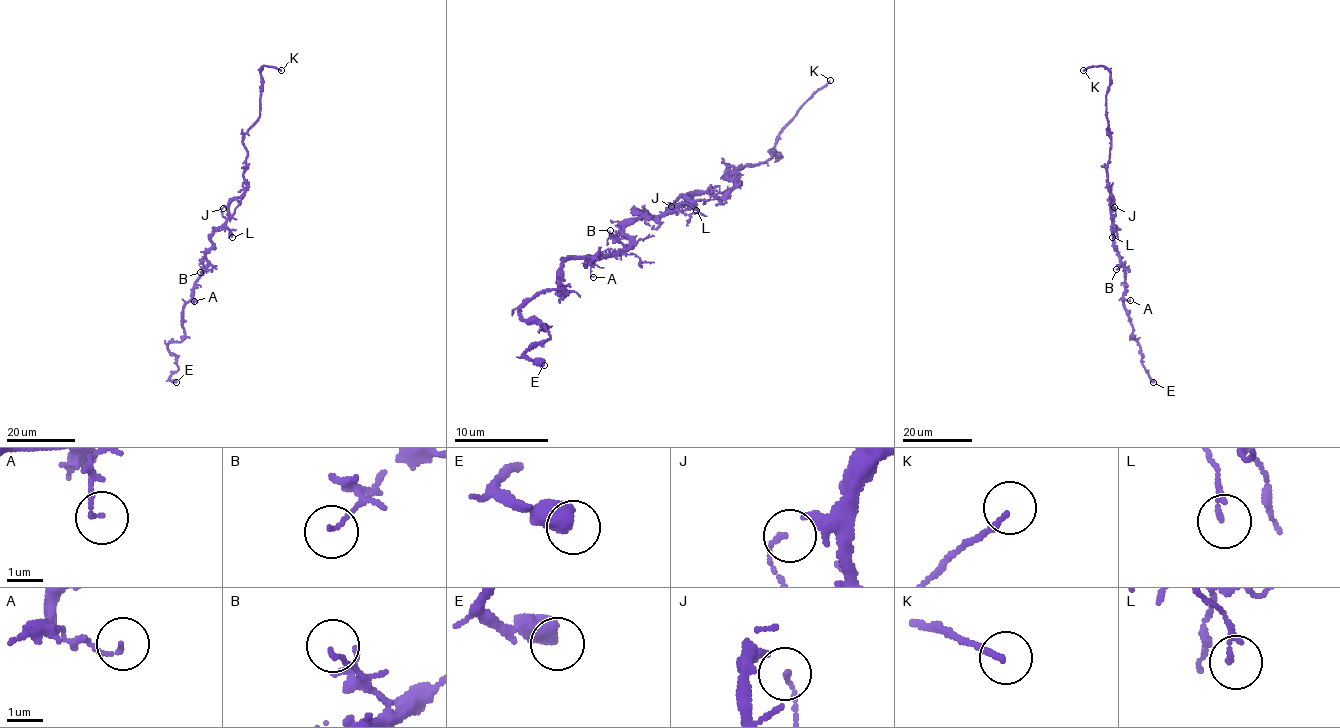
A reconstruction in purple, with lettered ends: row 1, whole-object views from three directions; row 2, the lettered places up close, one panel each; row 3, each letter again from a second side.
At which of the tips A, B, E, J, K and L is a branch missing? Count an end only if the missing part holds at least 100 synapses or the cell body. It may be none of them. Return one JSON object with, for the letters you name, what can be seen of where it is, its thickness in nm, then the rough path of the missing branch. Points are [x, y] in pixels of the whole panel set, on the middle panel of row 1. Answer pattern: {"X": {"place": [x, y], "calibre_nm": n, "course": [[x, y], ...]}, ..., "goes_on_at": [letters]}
{"K": {"place": [830, 80], "calibre_nm": 160}, "goes_on_at": ["K"]}

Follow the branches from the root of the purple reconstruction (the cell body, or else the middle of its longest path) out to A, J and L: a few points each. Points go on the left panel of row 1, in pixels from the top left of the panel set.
A: (222, 225), (210, 237), (212, 247), (205, 254), (208, 265), (196, 282), (194, 301)
J: (222, 225), (226, 219), (221, 211), (223, 208)
L: (222, 225), (232, 237)

